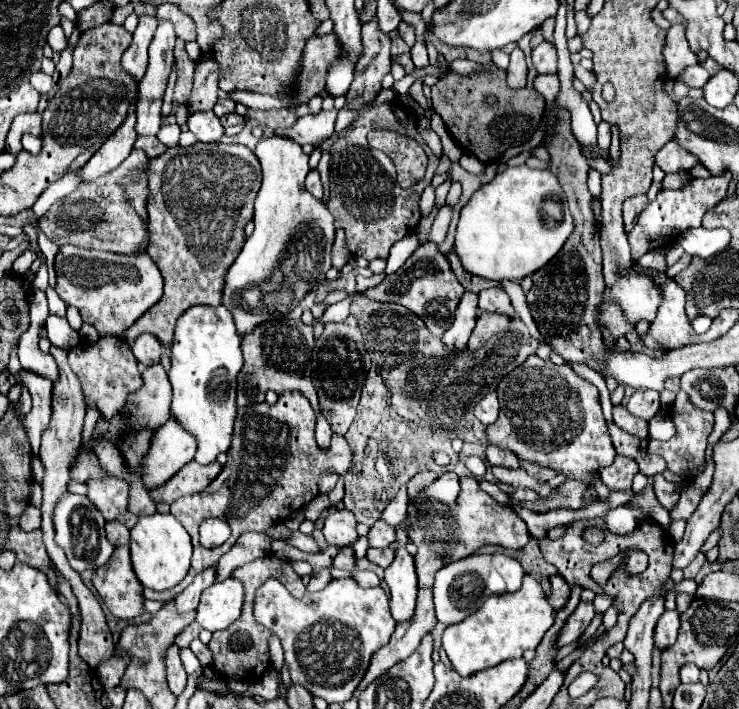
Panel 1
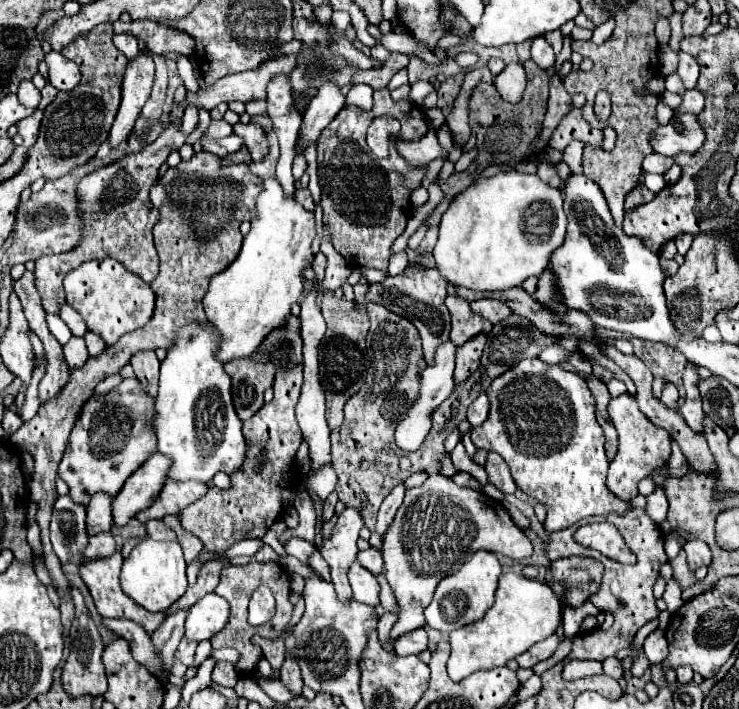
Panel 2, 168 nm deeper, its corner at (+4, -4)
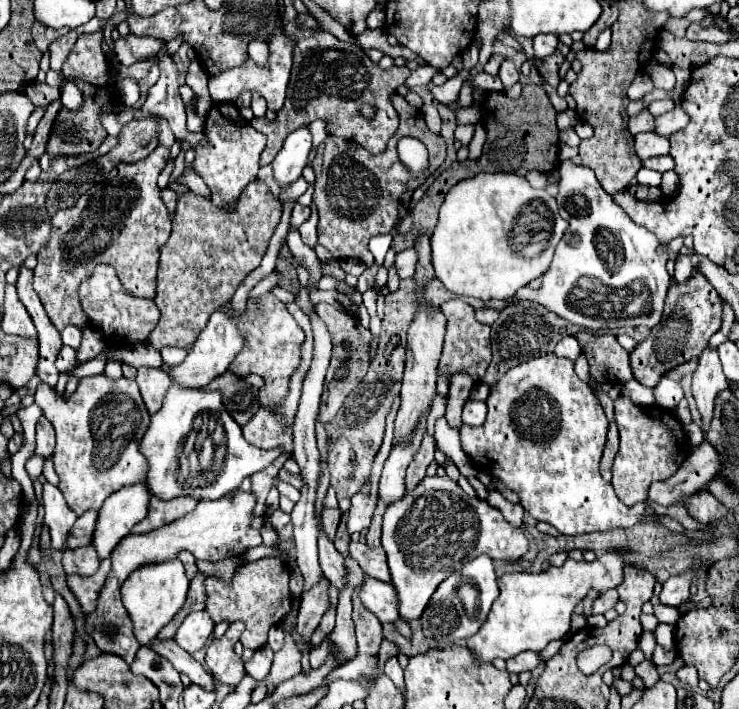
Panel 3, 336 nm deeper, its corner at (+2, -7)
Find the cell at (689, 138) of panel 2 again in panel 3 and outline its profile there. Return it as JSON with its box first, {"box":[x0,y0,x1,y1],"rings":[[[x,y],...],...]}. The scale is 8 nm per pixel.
{"box":[635,131,671,159],"rings":[[[653,131],[635,135],[635,153],[641,159],[649,159],[649,157],[657,157],[657,155],[667,155],[669,149],[671,149],[671,139],[669,137],[661,137],[661,135],[653,133]]]}

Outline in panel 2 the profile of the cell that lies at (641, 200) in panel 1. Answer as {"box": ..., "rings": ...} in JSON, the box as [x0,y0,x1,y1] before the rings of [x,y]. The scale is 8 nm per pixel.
{"box":[625,182,655,208],"rings":[[[641,182],[641,184],[637,184],[637,186],[627,194],[627,198],[625,198],[625,208],[635,208],[635,206],[639,206],[639,204],[647,204],[653,196],[655,196],[655,194]]]}

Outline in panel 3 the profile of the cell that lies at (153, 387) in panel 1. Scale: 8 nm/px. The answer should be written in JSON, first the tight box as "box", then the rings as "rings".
{"box":[35,375,149,515],"rings":[[[103,375],[85,377],[67,401],[55,395],[49,385],[39,383],[35,403],[55,427],[55,473],[59,475],[59,489],[67,505],[77,515],[87,509],[99,509],[111,493],[147,479],[149,463],[141,455],[139,443],[149,427],[149,411],[133,379],[121,377],[119,381],[109,381]]]}

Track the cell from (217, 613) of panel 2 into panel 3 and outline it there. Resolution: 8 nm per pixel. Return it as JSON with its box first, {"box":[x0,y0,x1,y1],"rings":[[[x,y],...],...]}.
{"box":[175,609,215,653],"rings":[[[205,609],[193,611],[185,617],[183,625],[175,633],[175,641],[187,653],[195,653],[205,645],[213,629],[215,629],[215,621],[211,619],[211,615]]]}

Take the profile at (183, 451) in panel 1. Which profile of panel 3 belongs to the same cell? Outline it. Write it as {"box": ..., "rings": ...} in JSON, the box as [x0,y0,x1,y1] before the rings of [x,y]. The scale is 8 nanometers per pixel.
{"box":[93,483,151,559],"rings":[[[135,483],[133,487],[123,487],[121,491],[107,497],[103,507],[99,509],[99,521],[97,521],[97,527],[93,533],[93,545],[101,559],[107,559],[111,555],[111,551],[115,549],[115,545],[131,533],[133,525],[139,523],[147,515],[149,499],[151,499],[151,493],[147,491],[147,483]]]}

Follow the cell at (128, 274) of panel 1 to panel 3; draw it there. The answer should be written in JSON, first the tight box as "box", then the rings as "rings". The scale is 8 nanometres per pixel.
{"box":[77,265,159,347],"rings":[[[97,265],[93,275],[81,281],[77,293],[81,307],[89,315],[93,327],[103,333],[107,343],[113,343],[117,347],[143,343],[159,321],[157,305],[151,299],[137,299],[135,295],[129,295],[129,291],[121,287],[121,281],[111,265]]]}

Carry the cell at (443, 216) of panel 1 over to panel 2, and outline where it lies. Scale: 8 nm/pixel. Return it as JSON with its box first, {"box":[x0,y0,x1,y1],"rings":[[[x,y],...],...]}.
{"box":[387,252,407,276],"rings":[[[405,252],[393,254],[393,256],[389,258],[389,268],[387,268],[389,276],[397,276],[397,274],[401,274],[405,268],[407,268],[407,254],[405,254]]]}

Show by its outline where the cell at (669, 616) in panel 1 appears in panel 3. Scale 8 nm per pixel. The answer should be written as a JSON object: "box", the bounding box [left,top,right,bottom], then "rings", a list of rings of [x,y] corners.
{"box":[651,645,677,665],"rings":[[[657,645],[651,661],[653,661],[655,665],[669,665],[669,663],[673,663],[673,659],[675,659],[675,657],[677,657],[677,655],[675,655],[675,651],[665,651],[661,645]]]}

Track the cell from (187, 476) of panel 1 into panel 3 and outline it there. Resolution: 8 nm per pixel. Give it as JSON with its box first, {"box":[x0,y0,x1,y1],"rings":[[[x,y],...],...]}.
{"box":[133,497,199,533],"rings":[[[153,497],[149,501],[147,517],[133,527],[133,533],[147,533],[147,531],[159,529],[165,523],[171,523],[173,519],[179,519],[181,515],[193,511],[197,503],[199,501],[193,499],[193,497],[175,497],[175,499],[169,499],[169,501]]]}

